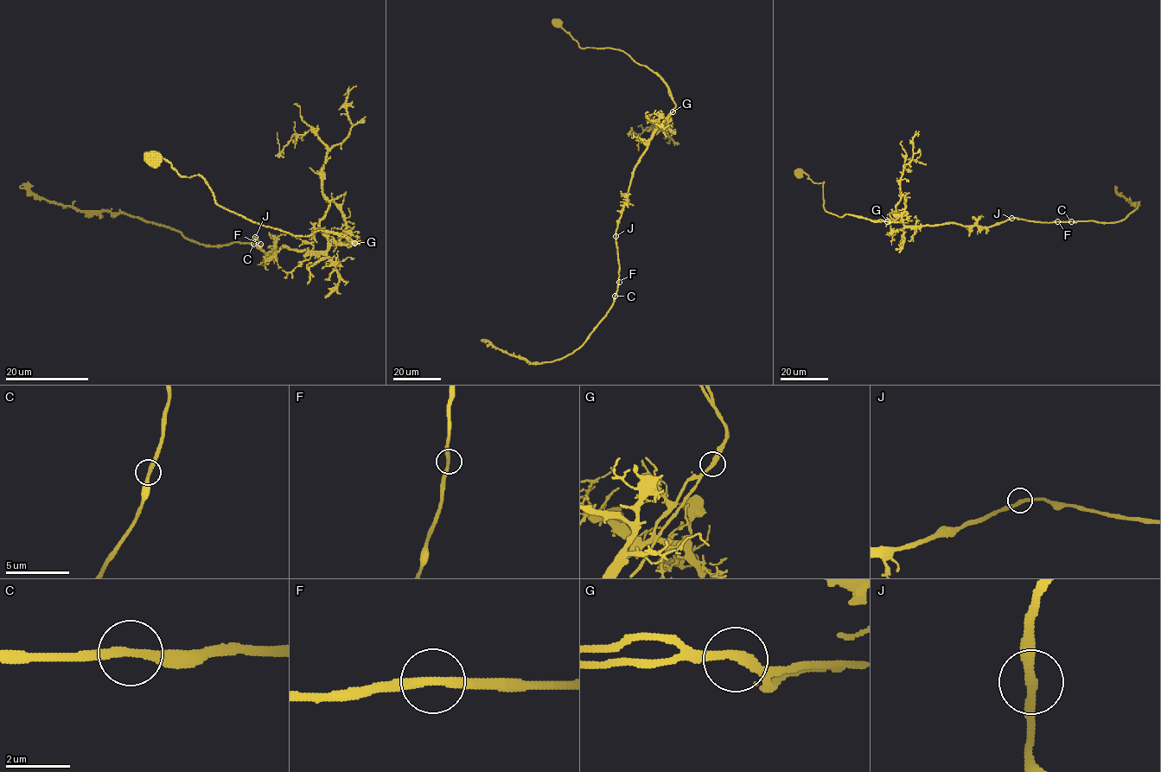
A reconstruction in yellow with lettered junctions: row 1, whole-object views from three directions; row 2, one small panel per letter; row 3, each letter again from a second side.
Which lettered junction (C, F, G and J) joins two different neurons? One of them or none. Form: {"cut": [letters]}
{"cut": ["G"]}

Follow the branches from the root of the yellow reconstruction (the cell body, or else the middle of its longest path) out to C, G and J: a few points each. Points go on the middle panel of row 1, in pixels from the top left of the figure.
C: (559, 22), (581, 47), (619, 49), (647, 66), (675, 105), (634, 171), (615, 231), (615, 296)
G: (559, 22), (581, 47), (619, 49), (652, 70), (666, 86), (675, 105), (672, 111)
J: (559, 22), (581, 47), (619, 49), (647, 66), (665, 84), (675, 105), (634, 168), (615, 236)

